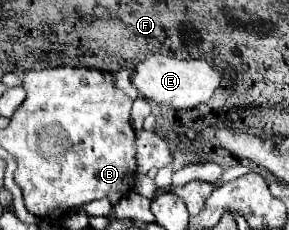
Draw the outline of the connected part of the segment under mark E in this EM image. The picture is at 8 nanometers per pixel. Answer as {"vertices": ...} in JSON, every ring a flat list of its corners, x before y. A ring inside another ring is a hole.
{"vertices":[[149,54,143,62,137,62,131,72,131,84,139,90,139,94,157,104,165,104,171,108,195,108,205,104,213,92,219,88,223,80,223,72,203,60,177,60,165,54]]}

